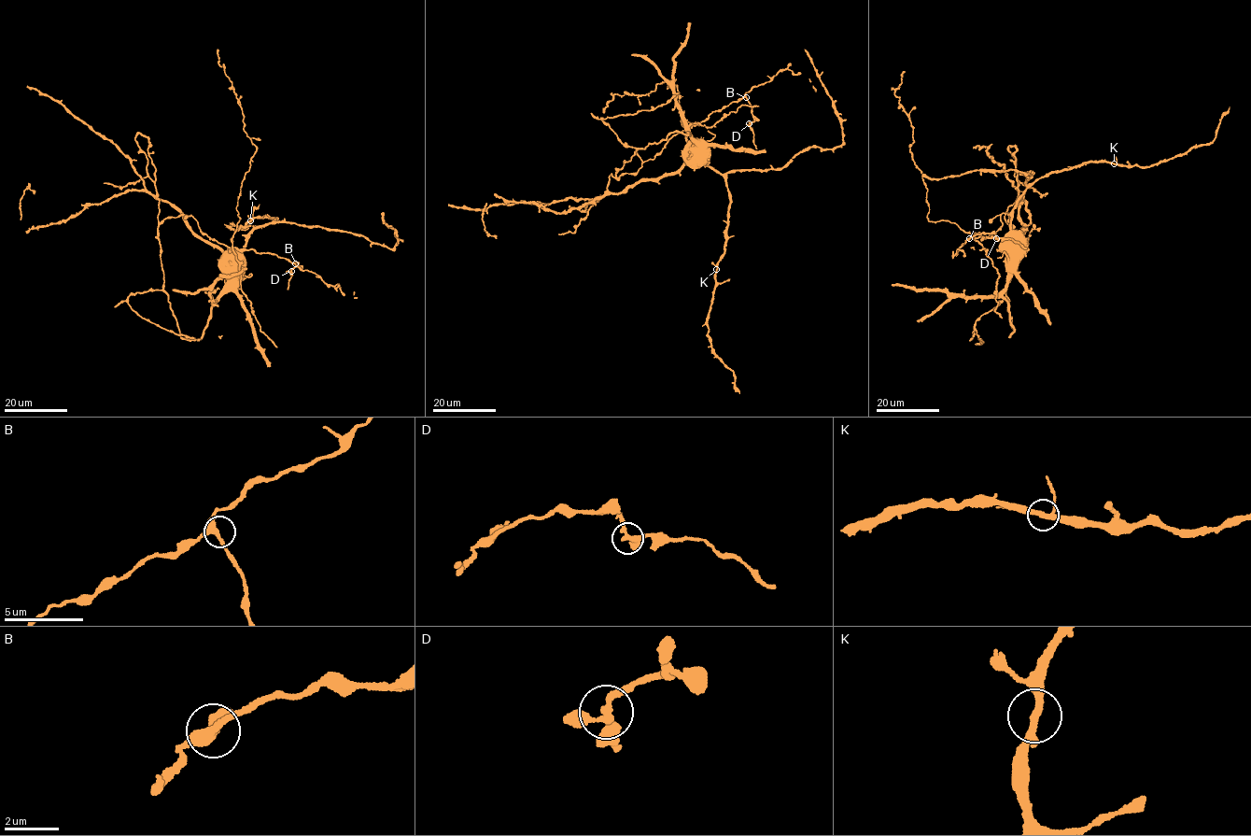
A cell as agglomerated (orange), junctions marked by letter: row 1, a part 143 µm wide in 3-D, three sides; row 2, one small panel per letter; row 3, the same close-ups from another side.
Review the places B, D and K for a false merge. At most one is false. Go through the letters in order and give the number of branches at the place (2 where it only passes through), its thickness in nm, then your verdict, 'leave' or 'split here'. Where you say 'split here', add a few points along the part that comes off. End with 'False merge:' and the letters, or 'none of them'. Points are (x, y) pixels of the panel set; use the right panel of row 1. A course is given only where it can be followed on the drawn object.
B: 3 | 320 nm | leave
D: 3 | 220 nm | leave
K: 3 | 240 nm | leave
False merge: none of them

